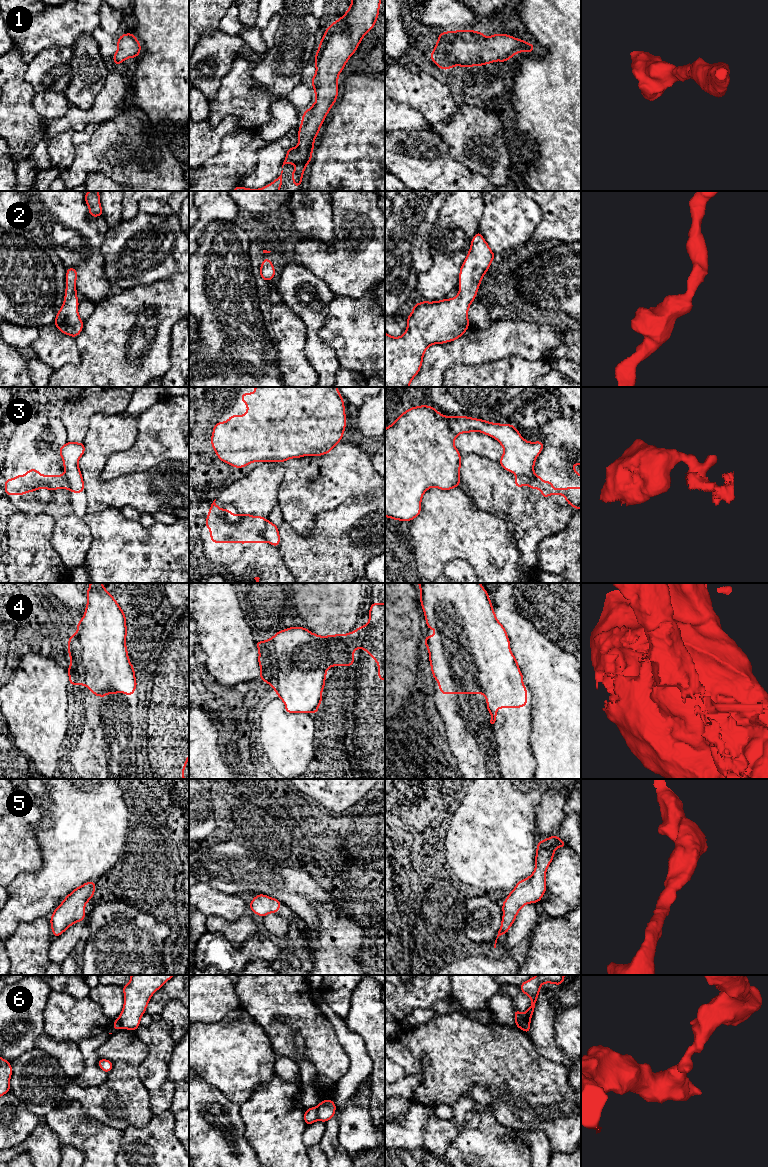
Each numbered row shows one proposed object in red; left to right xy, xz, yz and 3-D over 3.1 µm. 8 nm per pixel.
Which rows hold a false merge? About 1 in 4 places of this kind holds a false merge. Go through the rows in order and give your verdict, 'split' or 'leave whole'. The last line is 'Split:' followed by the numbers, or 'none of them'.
1: leave whole
2: leave whole
3: split
4: split
5: leave whole
6: split
Split: 3, 4, 6

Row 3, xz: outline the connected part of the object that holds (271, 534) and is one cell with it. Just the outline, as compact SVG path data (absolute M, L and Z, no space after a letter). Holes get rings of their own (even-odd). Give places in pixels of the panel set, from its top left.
M266 521L263 531L263 536L271 545L278 547L280 544L280 534L278 531L278 526L270 522Z

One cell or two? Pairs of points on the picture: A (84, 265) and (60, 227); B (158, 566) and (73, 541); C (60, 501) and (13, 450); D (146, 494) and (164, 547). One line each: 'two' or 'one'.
A: one
B: two
C: one
D: two

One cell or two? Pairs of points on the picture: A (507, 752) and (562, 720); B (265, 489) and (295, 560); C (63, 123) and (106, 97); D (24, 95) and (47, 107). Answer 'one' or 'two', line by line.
A: two
B: two
C: one
D: two

